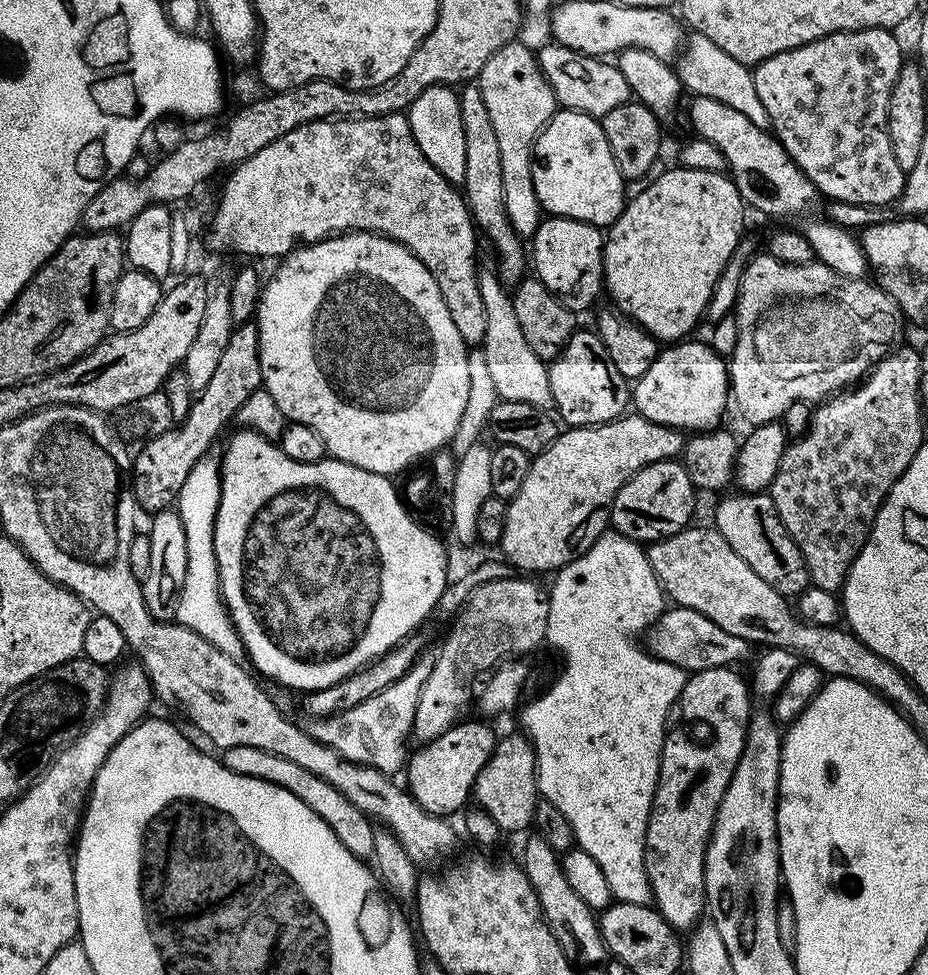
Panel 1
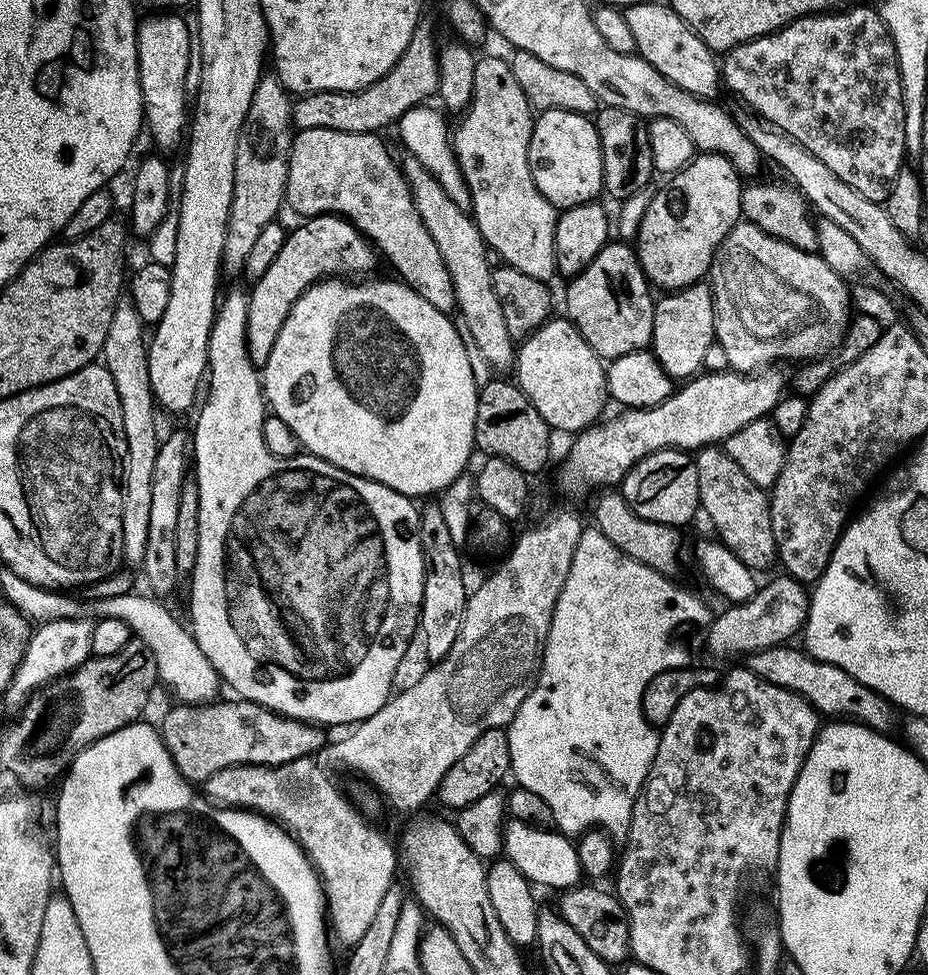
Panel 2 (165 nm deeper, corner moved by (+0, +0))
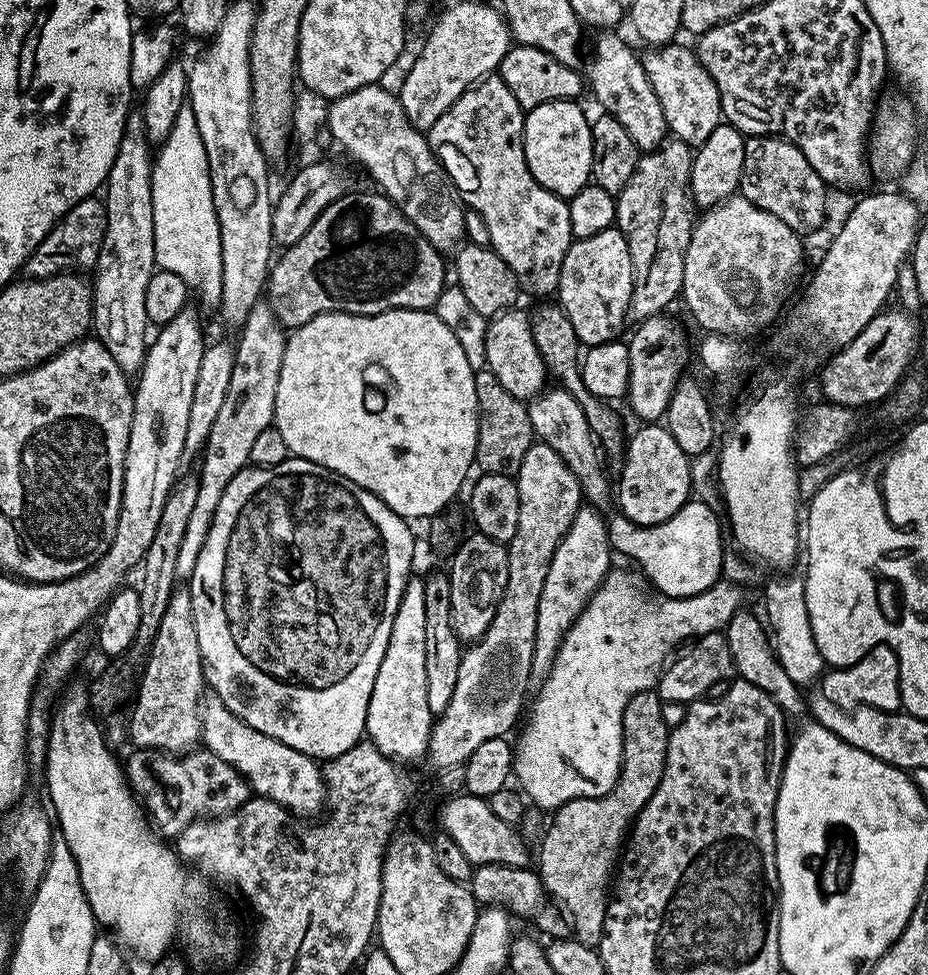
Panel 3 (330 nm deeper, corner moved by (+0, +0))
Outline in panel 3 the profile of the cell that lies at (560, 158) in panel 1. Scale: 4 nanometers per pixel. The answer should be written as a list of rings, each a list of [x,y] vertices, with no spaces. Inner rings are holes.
[[[555,100],[527,109],[524,117],[524,149],[530,174],[534,174],[534,178],[543,188],[565,198],[578,194],[578,190],[582,190],[592,179],[592,126],[590,116],[578,105],[576,100]]]

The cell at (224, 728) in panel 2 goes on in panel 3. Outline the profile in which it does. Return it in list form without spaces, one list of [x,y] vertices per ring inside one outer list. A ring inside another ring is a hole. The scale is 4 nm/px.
[[[203,746],[183,754],[155,750],[136,750],[133,753],[128,764],[126,760],[128,787],[142,801],[147,819],[161,837],[175,838],[190,826],[190,822],[225,816],[250,799],[248,781],[234,770],[234,766],[230,766],[230,762],[222,762],[218,754]]]

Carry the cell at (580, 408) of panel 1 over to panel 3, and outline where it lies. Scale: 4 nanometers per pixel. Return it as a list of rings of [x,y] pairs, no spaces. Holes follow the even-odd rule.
[[[509,310],[500,313],[499,316],[491,317],[487,321],[485,330],[485,362],[487,371],[494,374],[494,378],[498,378],[498,382],[502,382],[502,386],[506,386],[506,390],[510,390],[510,394],[517,396],[519,400],[529,401],[533,396],[537,396],[539,392],[543,392],[546,387],[546,381],[549,379],[549,371],[545,368],[543,359],[540,357],[537,346],[534,342],[534,334],[531,333],[531,322],[529,313],[516,312],[517,310]]]

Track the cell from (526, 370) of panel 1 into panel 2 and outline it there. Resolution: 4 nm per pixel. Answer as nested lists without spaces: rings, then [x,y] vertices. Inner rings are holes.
[[[409,154],[404,158],[402,167],[412,191],[412,201],[422,222],[426,222],[426,230],[430,230],[430,238],[438,242],[438,250],[442,254],[442,262],[446,262],[446,270],[450,270],[458,318],[466,322],[467,329],[473,335],[475,351],[482,354],[482,358],[492,370],[511,369],[516,362],[518,344],[513,340],[510,330],[506,330],[506,314],[502,314],[502,302],[498,294],[494,294],[493,265],[488,264],[490,249],[485,244],[476,221],[467,211],[458,208],[457,203],[442,190],[434,174],[422,166],[418,158]]]

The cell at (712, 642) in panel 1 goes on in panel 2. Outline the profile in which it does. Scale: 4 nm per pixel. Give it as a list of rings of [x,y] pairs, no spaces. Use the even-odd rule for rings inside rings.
[[[777,646],[747,653],[746,666],[758,678],[762,678],[774,686],[782,686],[801,696],[807,704],[811,704],[820,713],[821,717],[843,718],[848,722],[867,724],[876,732],[885,734],[893,731],[891,728],[894,708],[886,697],[862,686],[862,682],[858,682],[850,674],[846,674],[846,670],[816,660],[799,647],[797,647],[798,649],[788,647],[792,646]]]

